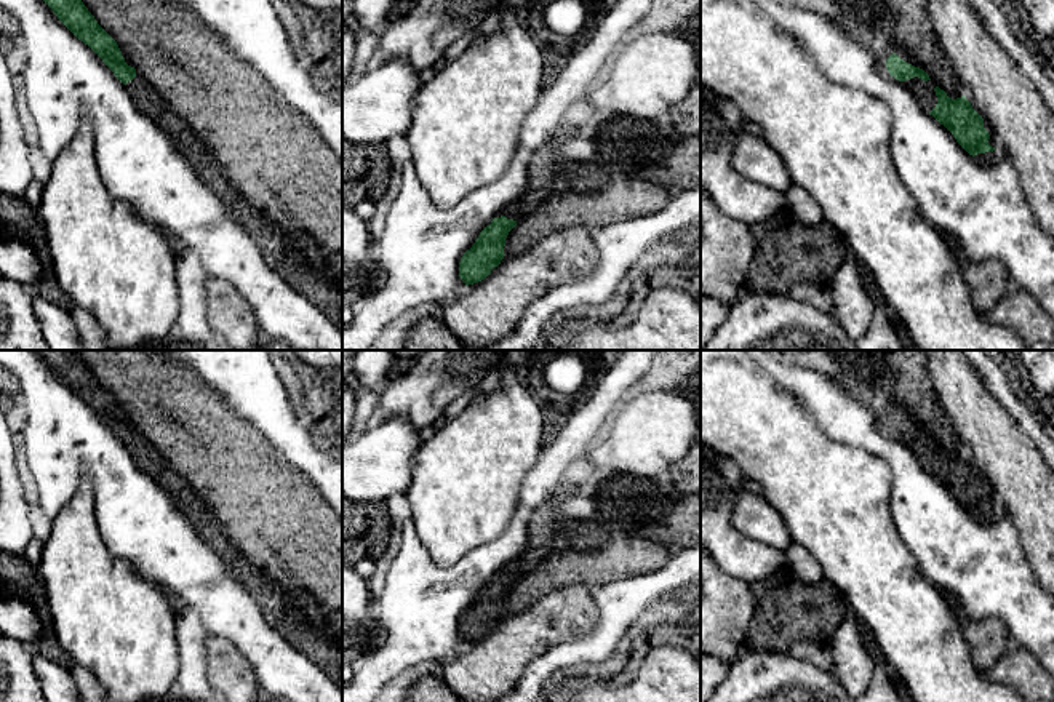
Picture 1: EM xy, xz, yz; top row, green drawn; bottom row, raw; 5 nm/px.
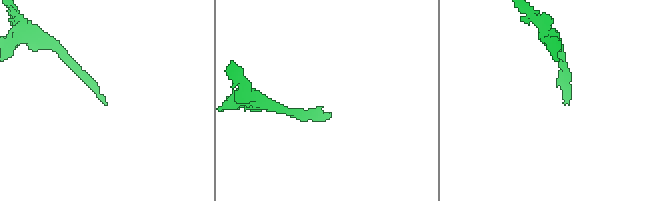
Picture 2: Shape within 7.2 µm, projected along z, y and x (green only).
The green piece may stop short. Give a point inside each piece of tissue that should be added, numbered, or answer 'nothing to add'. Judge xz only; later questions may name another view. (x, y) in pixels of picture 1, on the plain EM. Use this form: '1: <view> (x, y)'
1: xz (542, 526)

